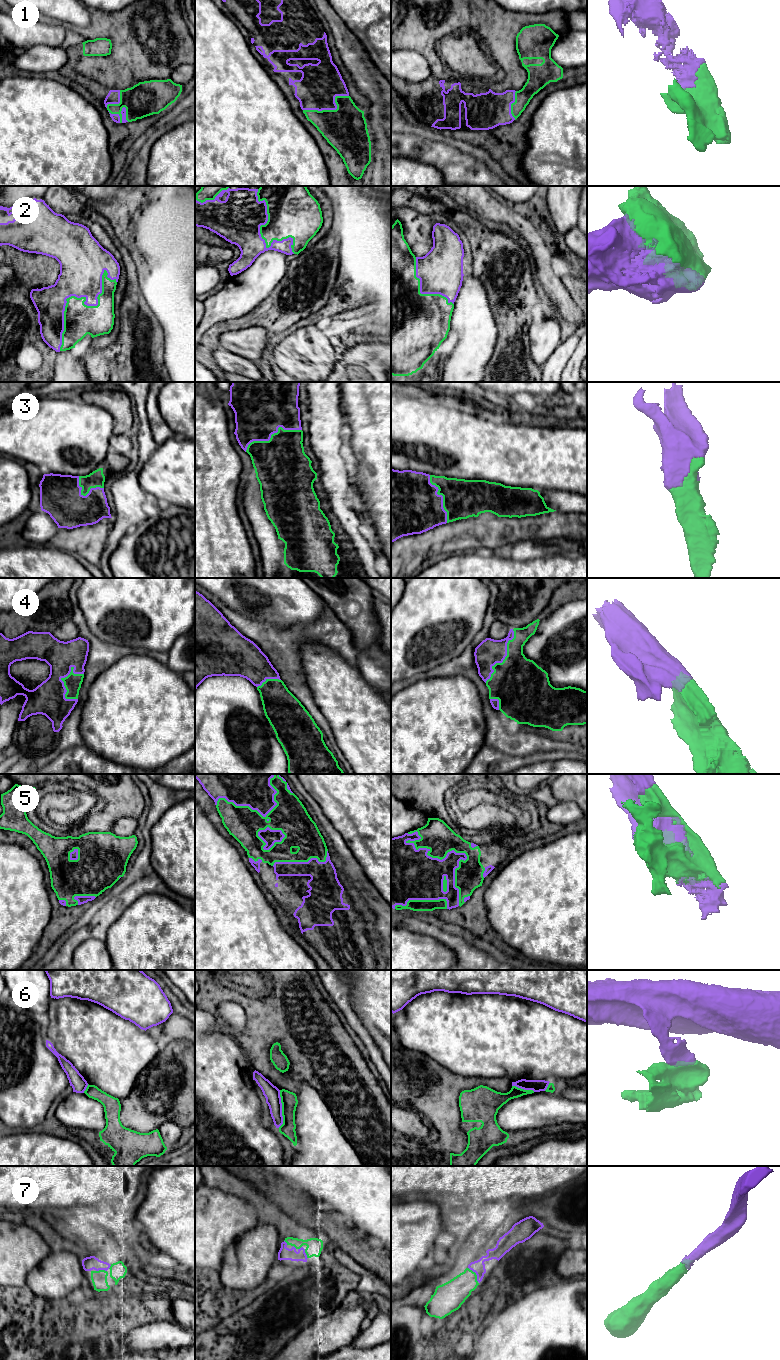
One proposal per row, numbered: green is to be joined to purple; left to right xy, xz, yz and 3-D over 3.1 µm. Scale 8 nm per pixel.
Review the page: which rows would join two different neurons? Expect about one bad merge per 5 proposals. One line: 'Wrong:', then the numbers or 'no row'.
Wrong: 6

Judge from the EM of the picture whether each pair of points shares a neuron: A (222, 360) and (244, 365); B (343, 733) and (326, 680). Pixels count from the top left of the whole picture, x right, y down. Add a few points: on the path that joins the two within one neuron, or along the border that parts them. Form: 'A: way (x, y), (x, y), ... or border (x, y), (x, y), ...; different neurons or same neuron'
A: way (227, 361), (239, 365); same neuron
B: way (343, 720), (343, 697), (339, 693); same neuron

